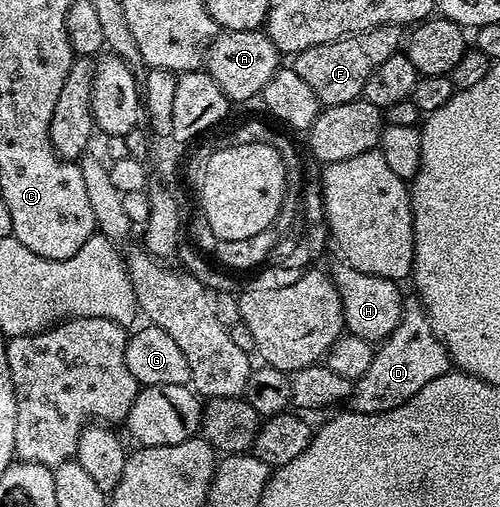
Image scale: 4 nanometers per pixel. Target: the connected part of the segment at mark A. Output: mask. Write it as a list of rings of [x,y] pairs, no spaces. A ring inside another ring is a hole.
[[[265,30],[228,31],[219,34],[210,44],[204,60],[205,70],[220,85],[220,89],[230,98],[231,104],[257,100],[268,81],[276,74],[280,66],[280,53]]]

